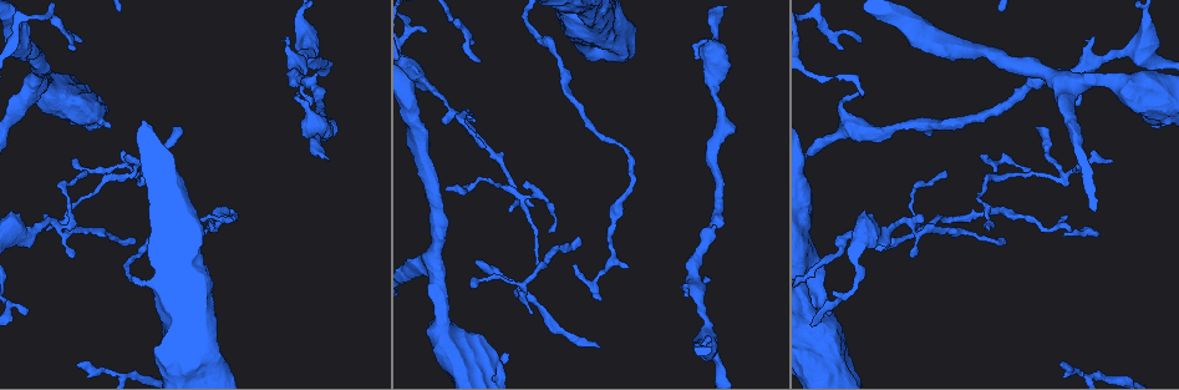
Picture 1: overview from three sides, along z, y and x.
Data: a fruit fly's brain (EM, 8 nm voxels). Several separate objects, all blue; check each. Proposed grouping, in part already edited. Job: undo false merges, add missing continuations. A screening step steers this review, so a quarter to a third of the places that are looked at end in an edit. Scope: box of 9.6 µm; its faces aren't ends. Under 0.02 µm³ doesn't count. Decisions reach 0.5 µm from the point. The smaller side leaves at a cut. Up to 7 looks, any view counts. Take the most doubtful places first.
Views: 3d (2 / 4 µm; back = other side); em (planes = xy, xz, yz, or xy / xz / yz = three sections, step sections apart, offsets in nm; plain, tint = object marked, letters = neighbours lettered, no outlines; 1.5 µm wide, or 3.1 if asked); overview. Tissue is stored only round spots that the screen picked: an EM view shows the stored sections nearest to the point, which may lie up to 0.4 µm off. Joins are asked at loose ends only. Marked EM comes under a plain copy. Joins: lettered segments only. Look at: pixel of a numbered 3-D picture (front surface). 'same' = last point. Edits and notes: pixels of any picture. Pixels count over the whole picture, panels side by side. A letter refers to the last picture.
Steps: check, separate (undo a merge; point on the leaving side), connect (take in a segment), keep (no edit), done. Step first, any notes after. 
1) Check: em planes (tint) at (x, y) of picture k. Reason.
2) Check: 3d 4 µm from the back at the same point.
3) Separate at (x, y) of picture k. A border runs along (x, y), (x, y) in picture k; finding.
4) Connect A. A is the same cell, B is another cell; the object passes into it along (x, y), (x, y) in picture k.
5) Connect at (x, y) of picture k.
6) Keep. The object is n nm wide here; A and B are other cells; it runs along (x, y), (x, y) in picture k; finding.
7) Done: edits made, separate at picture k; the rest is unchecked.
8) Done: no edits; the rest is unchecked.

Check: 3d 4 µm at (1150, 125) of picture 1. Free end.

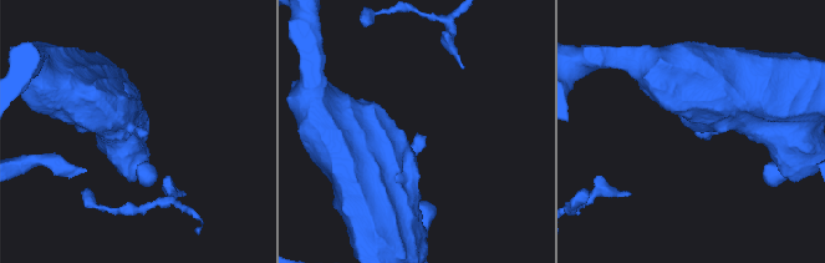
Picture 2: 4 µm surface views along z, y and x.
Check: em xz step 8 (tint) at (420, 136) of picture 2.

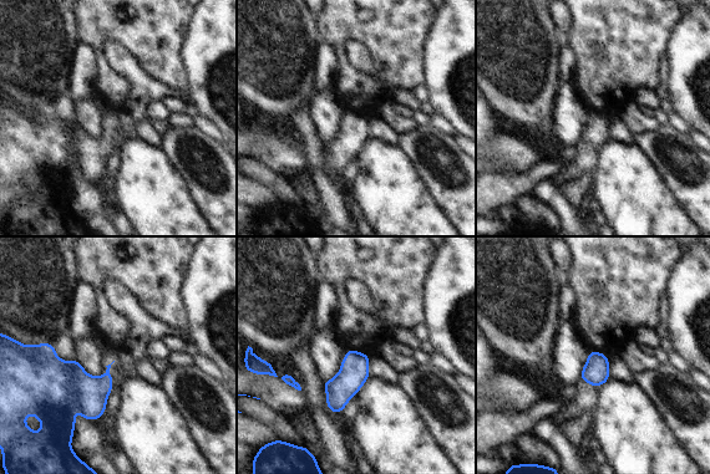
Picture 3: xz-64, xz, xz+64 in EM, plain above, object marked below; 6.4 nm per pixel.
Check: em planes (letters) at the same point. Cut it another way.

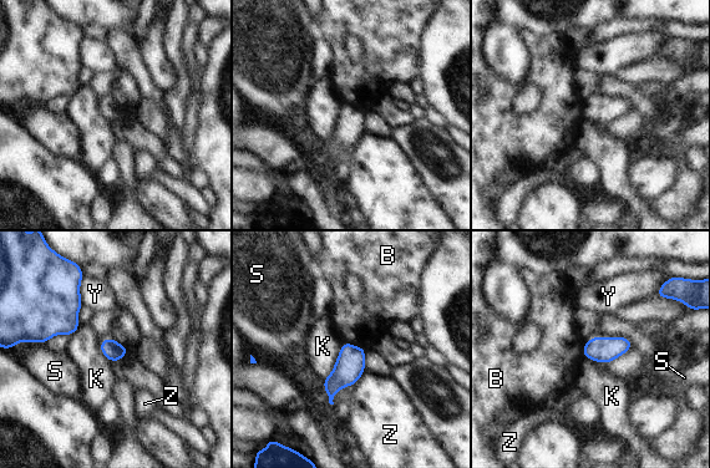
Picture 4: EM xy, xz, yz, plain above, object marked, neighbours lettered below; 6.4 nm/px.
Keep. B, K, S, Y and Z are other cells; a border runs along (344, 340), (365, 349) in picture 4; no lettered segment goes on from it.

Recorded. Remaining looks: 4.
Check: em planes (letters) at (1096, 36) of picture 1. An open end.

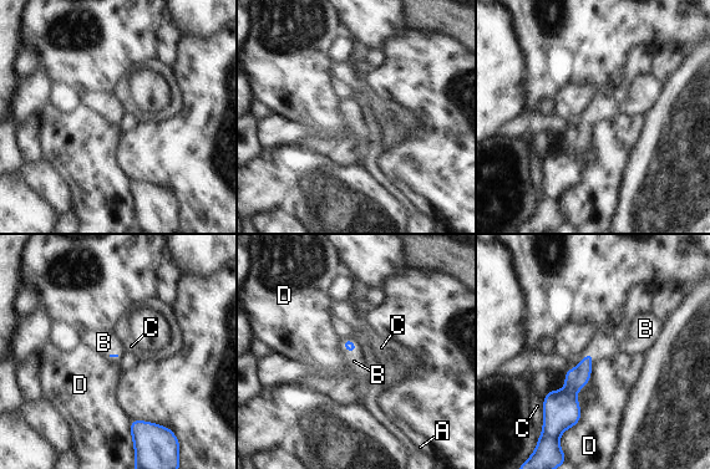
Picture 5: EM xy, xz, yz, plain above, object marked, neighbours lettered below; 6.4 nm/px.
Connect B. B is the same cell, A, C and D are other cells; the object passes into it along (349, 345), (346, 350), (354, 361) in picture 5; the neuron continues.

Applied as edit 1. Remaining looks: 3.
Check: 3d 2 µm from the back at (473, 42) of picture 1. Thin end.

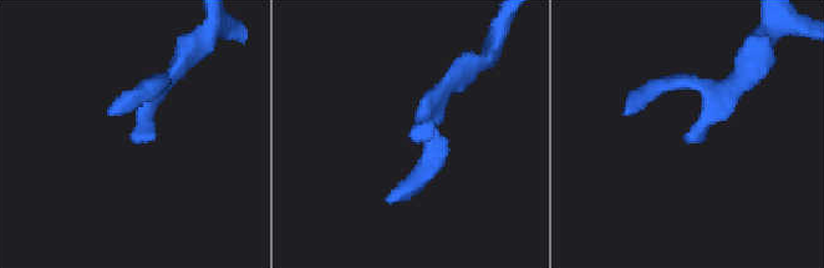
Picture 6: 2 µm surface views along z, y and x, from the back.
Check: em planes (letters) at (134, 140) of picture 6.

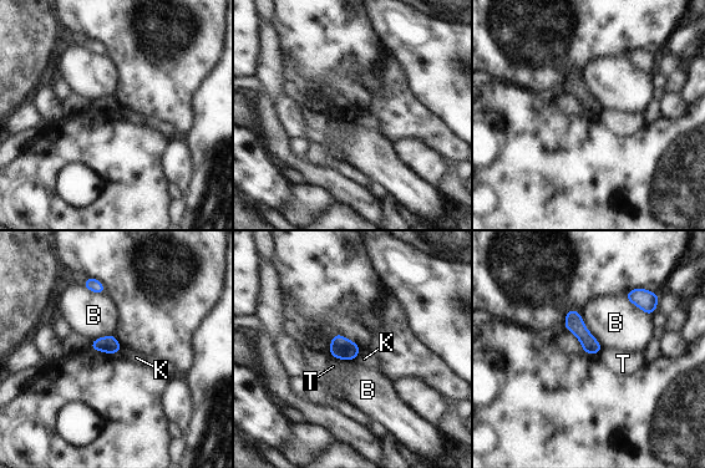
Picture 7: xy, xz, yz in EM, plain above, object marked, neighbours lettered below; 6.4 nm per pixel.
Keep. B, K and T are other cells; a border runs along (360, 352), (351, 360) in picture 7; none of them fits.

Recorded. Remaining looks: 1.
Done: edits made, connect at picture 5; the rest is unchecked.

